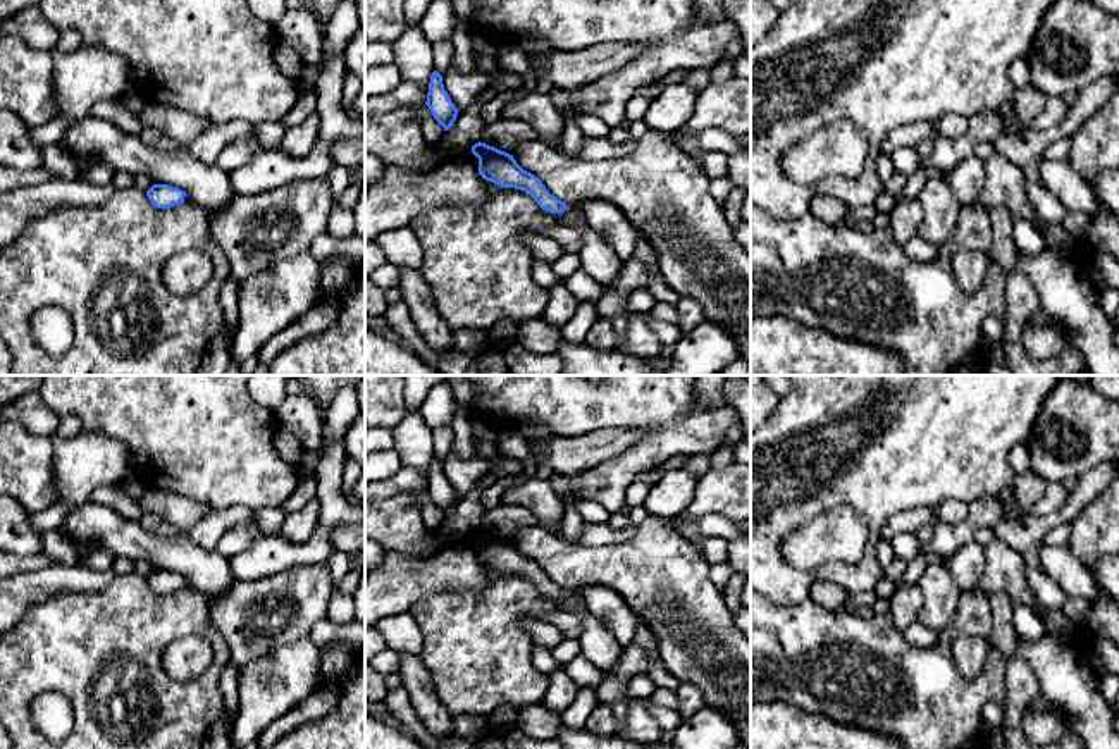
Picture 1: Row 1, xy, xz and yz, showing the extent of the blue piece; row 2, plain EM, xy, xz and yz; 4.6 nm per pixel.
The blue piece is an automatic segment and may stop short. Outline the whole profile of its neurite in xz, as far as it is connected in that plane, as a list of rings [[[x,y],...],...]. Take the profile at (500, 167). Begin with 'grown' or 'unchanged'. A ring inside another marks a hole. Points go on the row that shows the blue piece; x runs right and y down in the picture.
grown | [[[475,143],[472,153],[479,158],[479,174],[501,188],[515,188],[530,195],[537,205],[551,214],[563,214],[565,224],[582,232],[582,248],[577,251],[580,269],[592,282],[604,288],[615,286],[623,258],[597,234],[582,214],[566,207],[565,201],[551,195],[541,179],[523,170],[513,155],[485,143]]]

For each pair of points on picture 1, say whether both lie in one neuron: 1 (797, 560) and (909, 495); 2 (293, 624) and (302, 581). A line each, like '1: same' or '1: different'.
1: different
2: same

